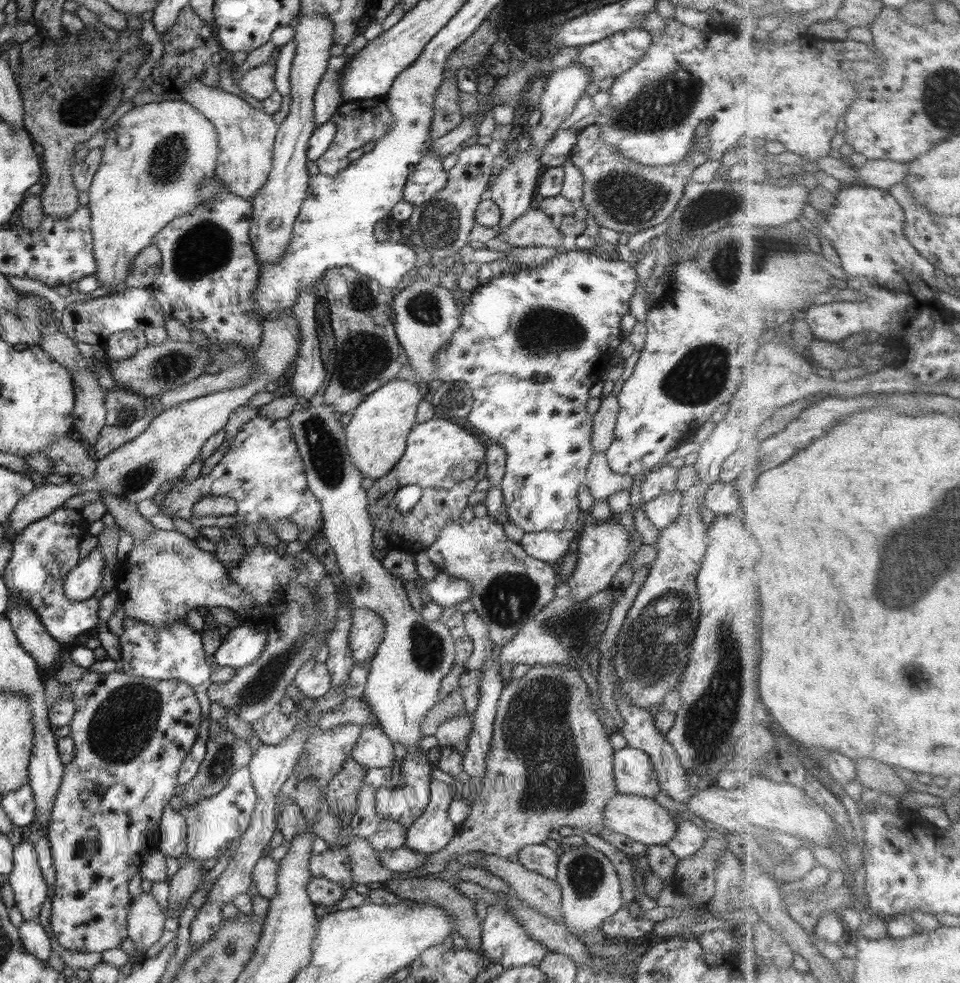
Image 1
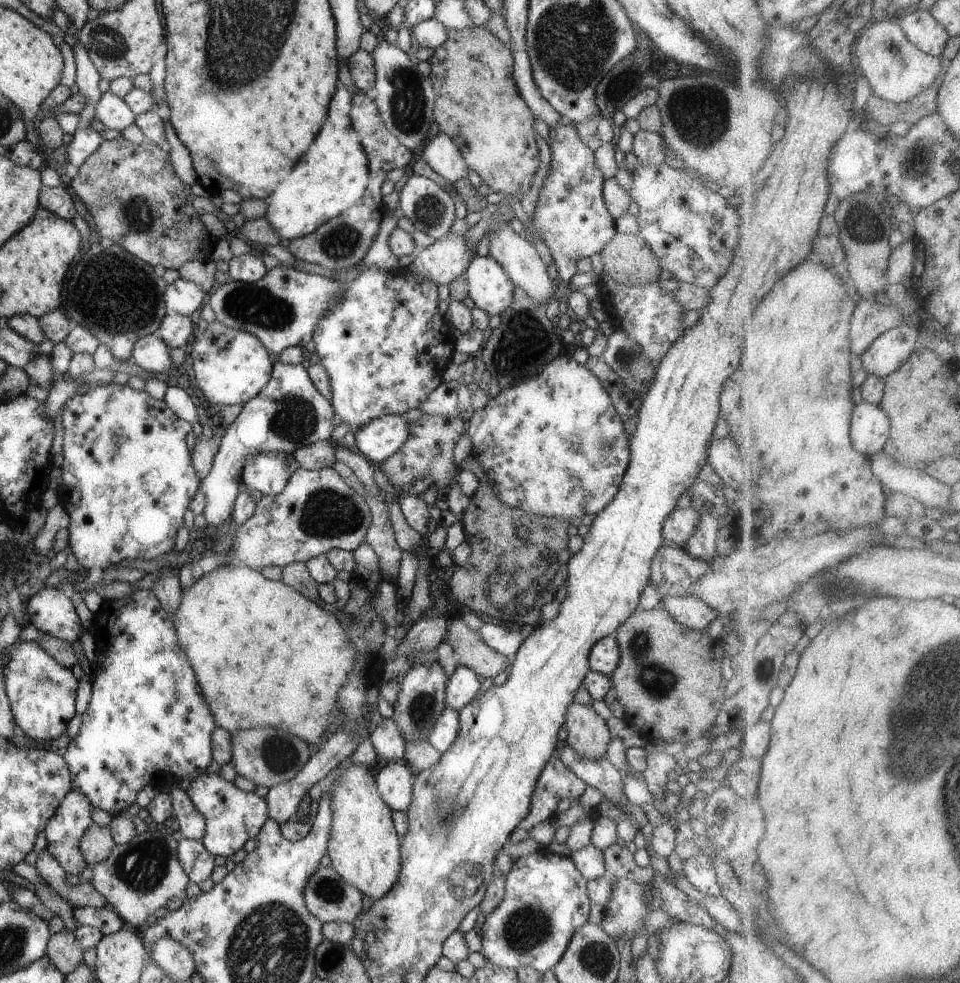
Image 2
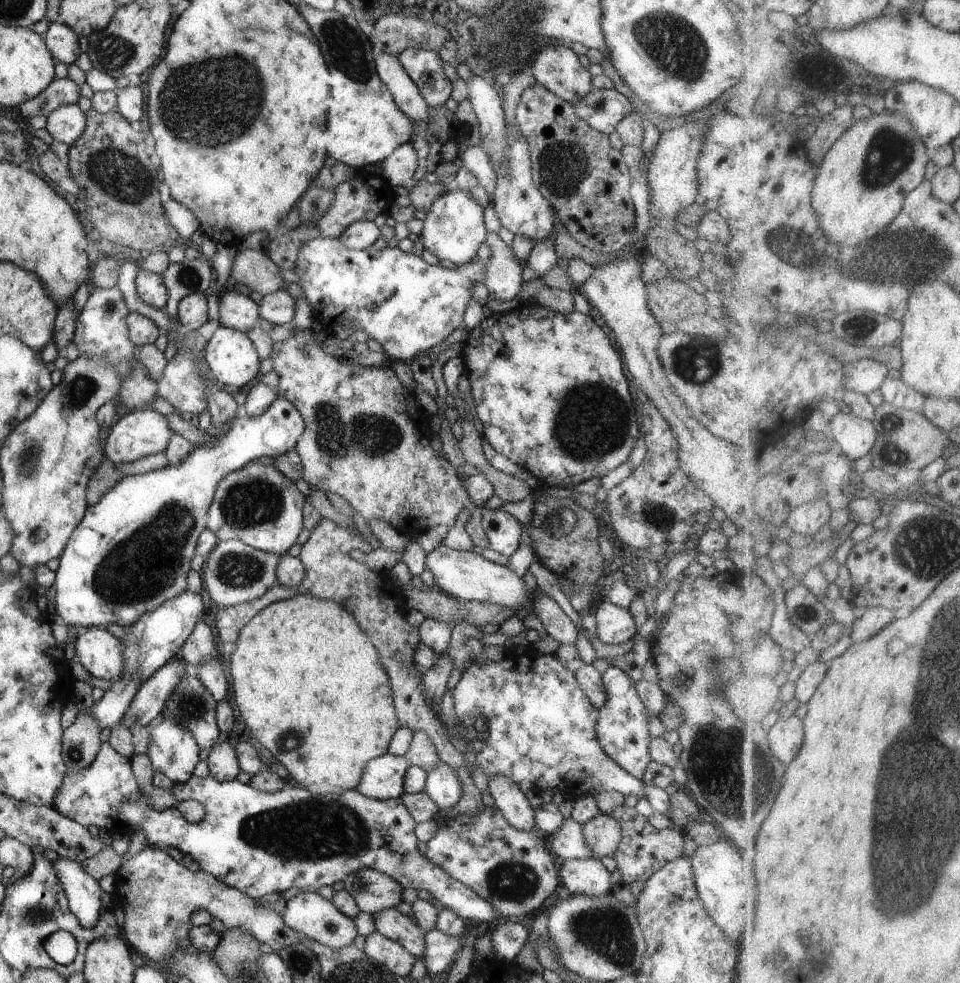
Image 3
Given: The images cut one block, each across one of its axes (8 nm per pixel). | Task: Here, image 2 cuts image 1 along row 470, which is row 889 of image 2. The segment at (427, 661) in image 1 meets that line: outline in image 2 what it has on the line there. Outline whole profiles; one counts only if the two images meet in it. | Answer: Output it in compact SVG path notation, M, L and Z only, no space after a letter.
M322 867L304 888L308 910L323 923L349 922L362 912L362 893L346 882L332 867Z

